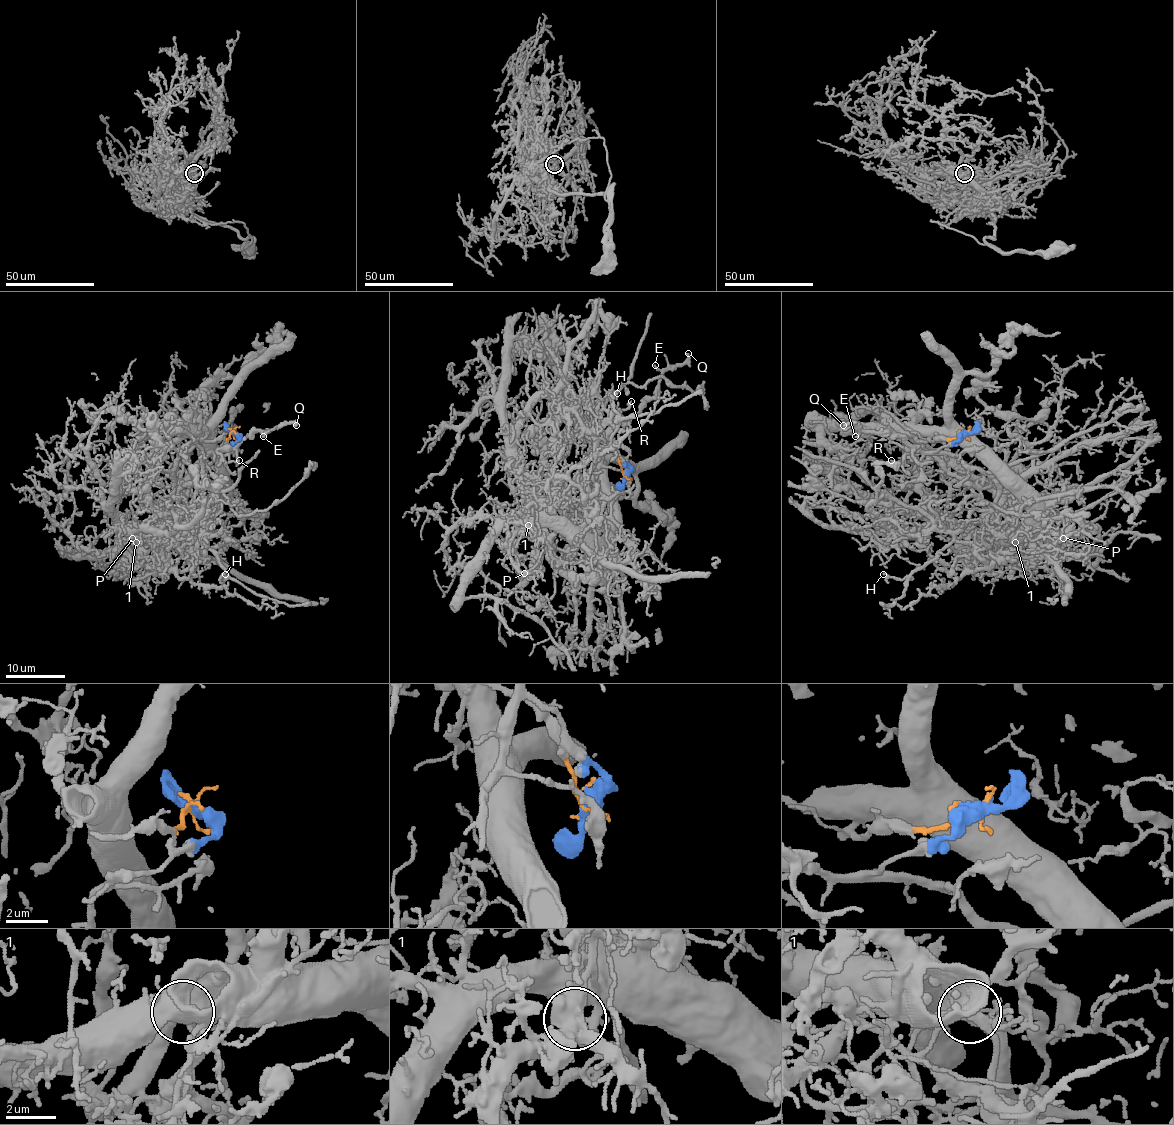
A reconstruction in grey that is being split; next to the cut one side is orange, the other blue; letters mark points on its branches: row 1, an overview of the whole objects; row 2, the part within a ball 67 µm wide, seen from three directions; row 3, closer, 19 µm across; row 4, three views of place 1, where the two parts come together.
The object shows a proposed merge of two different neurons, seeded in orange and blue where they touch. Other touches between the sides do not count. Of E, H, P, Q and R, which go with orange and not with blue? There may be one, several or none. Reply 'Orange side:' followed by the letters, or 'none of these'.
Orange side: P

